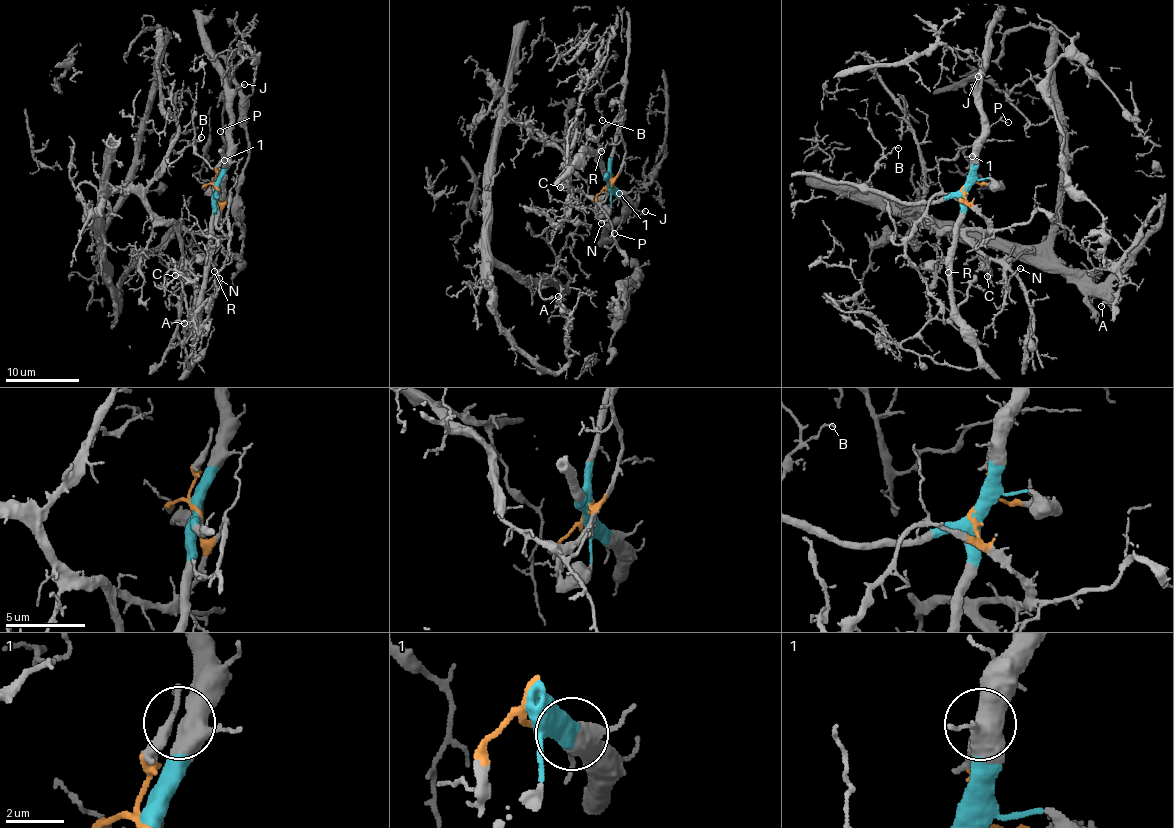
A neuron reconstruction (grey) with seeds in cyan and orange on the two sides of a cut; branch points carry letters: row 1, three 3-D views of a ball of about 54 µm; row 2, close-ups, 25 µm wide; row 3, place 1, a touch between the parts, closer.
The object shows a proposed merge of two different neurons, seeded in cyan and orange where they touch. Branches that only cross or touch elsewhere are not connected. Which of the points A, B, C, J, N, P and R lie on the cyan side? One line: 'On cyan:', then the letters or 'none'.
On cyan: B, J, P, R

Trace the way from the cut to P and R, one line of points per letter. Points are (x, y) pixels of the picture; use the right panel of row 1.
P: (966, 186), (976, 142), (1000, 119), (1008, 122)
R: (966, 186), (966, 212), (959, 225), (953, 257), (945, 266), (947, 273)

